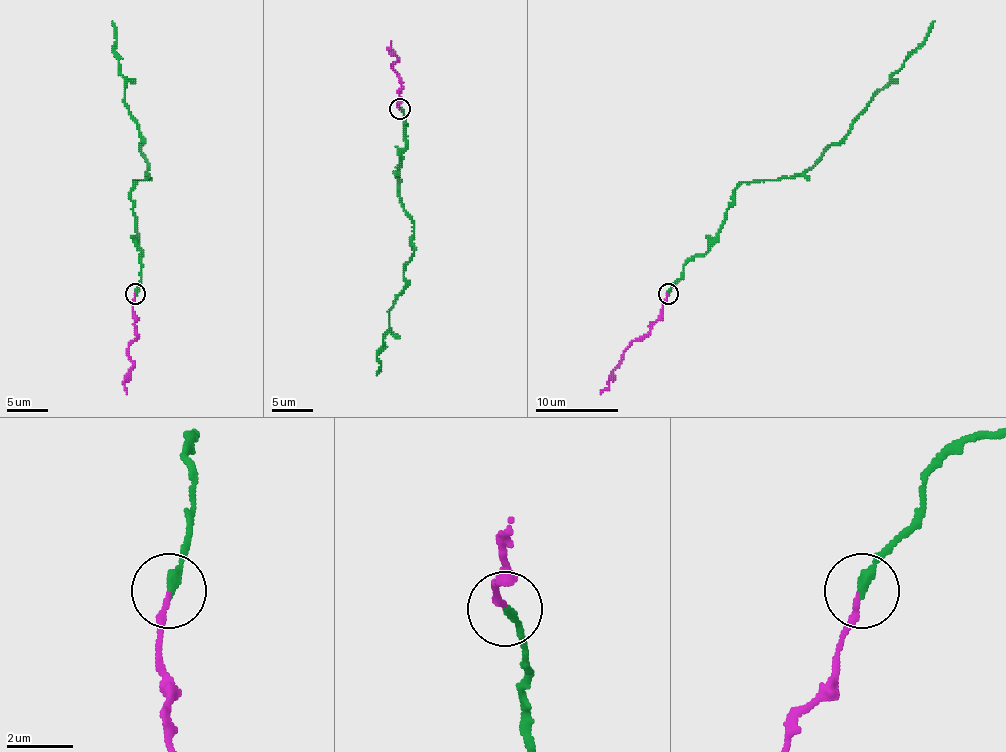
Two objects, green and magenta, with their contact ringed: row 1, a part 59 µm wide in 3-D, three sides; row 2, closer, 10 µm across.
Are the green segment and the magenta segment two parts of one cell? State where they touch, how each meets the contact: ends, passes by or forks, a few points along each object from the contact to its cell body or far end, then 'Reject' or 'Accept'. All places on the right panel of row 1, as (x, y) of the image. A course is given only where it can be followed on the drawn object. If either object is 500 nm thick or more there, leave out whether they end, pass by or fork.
Place: (668, 294). At the ring green ends. At the ring magenta ends. Course of green: (669, 293), (683, 266), (716, 237), (737, 188), (743, 182), (803, 176), (846, 134), (934, 21). Course of magenta: (669, 295), (662, 305), (662, 316), (646, 334), (636, 338), (609, 386), (601, 394). Accept

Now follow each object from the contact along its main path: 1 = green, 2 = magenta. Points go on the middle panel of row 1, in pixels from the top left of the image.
1: (399, 109), (405, 146), (395, 177), (414, 225), (414, 253), (403, 270), (405, 286), (389, 309), (376, 375)
2: (399, 109), (397, 103), (401, 86), (399, 76), (393, 70), (397, 58), (389, 49), (391, 41)

